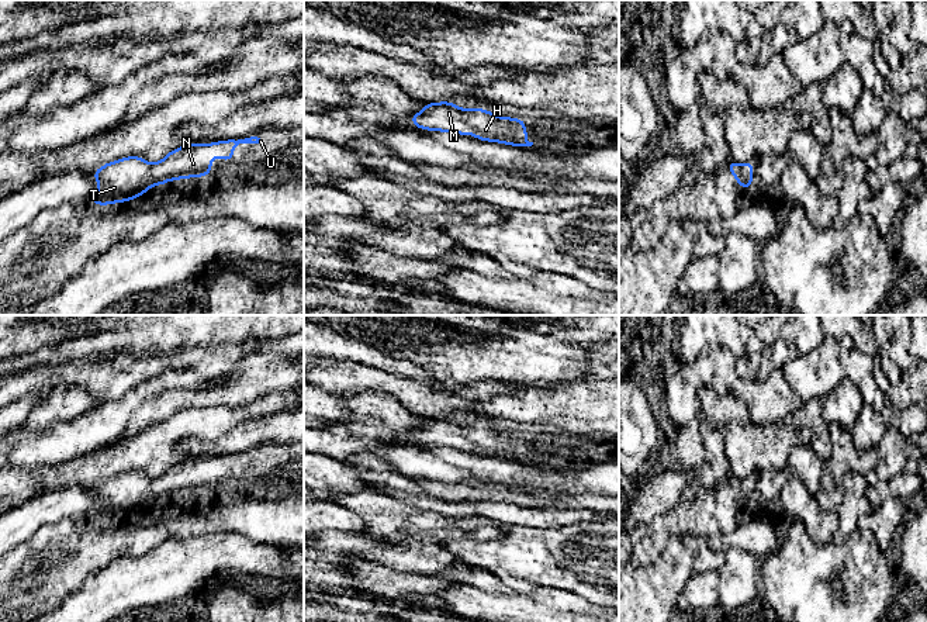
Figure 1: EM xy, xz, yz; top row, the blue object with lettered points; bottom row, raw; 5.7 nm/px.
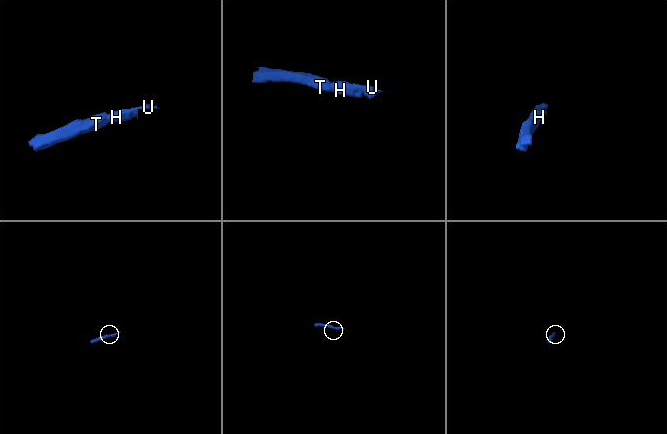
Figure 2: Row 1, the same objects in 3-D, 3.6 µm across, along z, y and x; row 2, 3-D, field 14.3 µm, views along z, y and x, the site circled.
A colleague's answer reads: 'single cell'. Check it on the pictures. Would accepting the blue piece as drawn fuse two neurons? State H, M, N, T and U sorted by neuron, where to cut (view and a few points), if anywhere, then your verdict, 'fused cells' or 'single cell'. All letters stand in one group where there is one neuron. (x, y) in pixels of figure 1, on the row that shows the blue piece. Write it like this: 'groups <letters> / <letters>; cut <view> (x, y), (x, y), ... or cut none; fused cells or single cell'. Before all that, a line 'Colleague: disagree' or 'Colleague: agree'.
Colleague: agree
groups H M N T U; cut none; single cell

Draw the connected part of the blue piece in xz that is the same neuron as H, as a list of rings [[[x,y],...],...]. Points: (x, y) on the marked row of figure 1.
[[[450,101],[423,103],[425,110],[411,114],[415,128],[426,131],[471,134],[487,142],[499,142],[511,146],[532,146],[528,141],[526,121],[512,117],[498,117],[485,108],[468,107],[461,110]]]

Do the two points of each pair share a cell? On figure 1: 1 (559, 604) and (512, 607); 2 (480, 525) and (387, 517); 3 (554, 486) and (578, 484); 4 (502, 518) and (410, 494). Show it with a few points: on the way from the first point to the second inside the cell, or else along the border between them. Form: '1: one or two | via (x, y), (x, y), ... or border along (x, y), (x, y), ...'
1: one | via (547, 607), (523, 607)
2: one | via (457, 527), (439, 527), (410, 518)
3: one | via (560, 484), (573, 484)
4: one | via (480, 508), (446, 508), (432, 504)

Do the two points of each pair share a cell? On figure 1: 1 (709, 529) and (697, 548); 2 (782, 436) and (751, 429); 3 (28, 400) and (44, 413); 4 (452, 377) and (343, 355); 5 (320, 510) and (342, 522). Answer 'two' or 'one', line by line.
1: two
2: one
3: two
4: two
5: one

